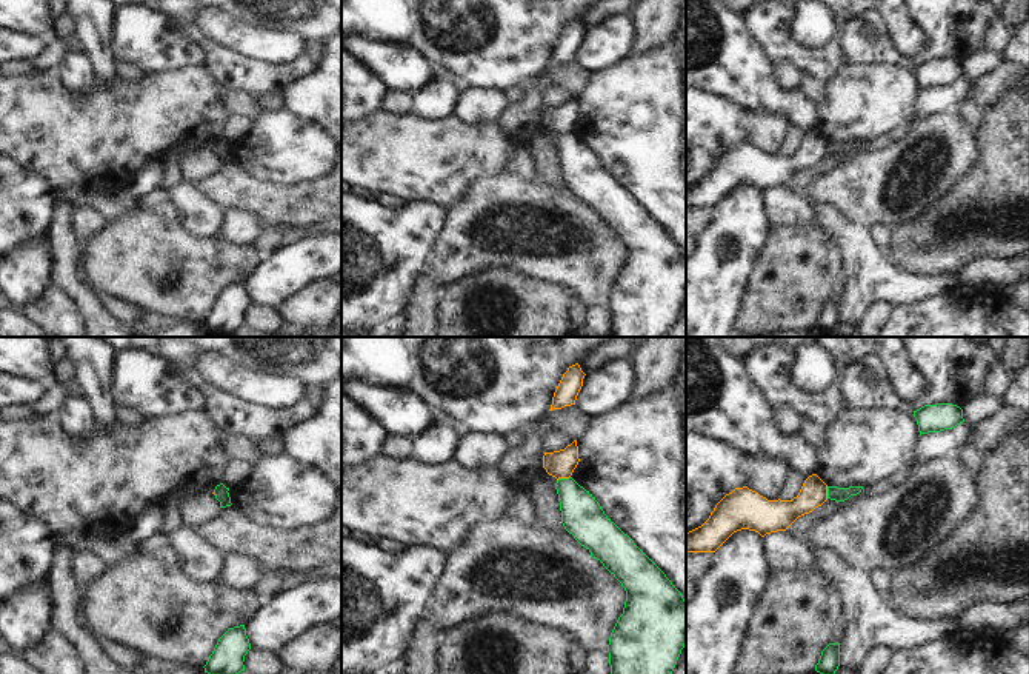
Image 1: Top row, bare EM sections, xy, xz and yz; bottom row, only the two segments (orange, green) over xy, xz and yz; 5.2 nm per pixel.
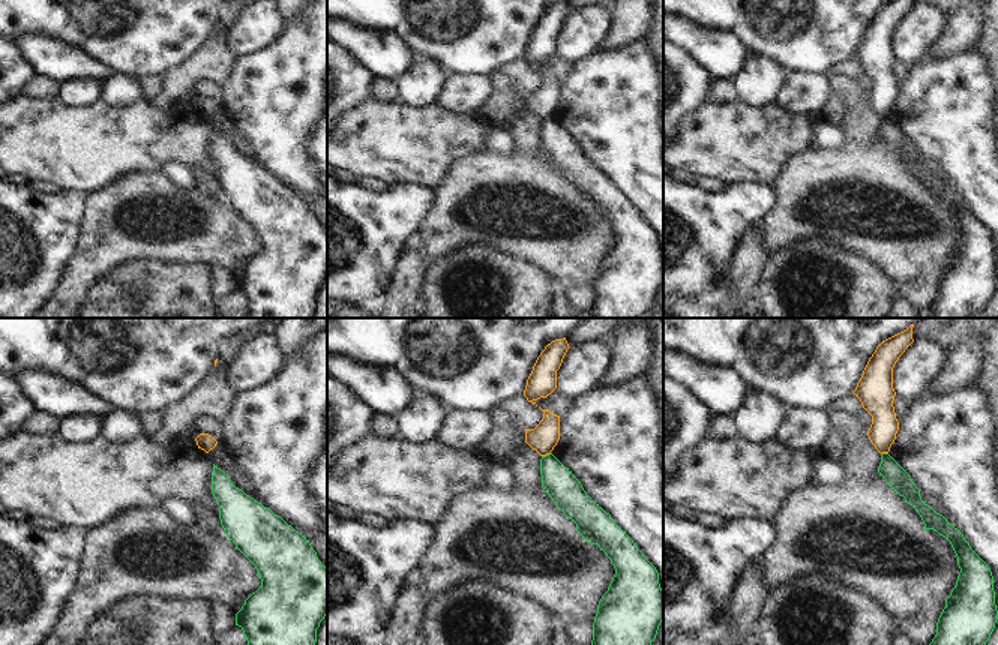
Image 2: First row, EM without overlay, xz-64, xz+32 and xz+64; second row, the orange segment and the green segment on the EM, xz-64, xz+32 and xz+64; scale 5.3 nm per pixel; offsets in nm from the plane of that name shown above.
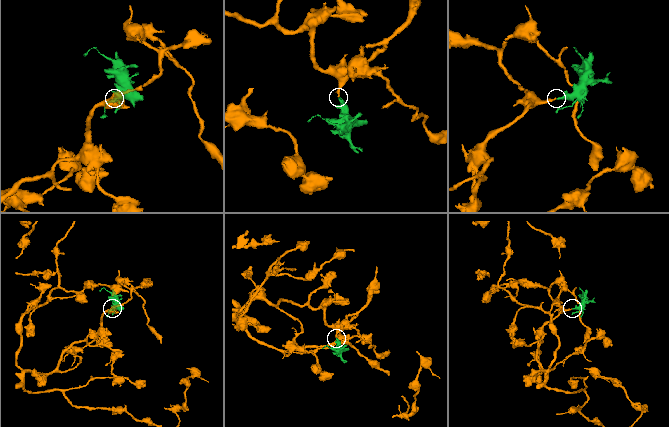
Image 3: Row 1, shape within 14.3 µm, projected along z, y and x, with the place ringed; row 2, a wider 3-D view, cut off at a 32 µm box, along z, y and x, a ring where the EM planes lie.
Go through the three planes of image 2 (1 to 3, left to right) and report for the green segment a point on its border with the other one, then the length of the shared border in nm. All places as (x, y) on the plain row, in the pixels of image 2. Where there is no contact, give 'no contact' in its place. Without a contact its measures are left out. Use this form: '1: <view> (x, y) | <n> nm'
1: no contact
2: xz+32 (545, 119) | 50 nm
3: xz+64 (884, 116) | 40 nm

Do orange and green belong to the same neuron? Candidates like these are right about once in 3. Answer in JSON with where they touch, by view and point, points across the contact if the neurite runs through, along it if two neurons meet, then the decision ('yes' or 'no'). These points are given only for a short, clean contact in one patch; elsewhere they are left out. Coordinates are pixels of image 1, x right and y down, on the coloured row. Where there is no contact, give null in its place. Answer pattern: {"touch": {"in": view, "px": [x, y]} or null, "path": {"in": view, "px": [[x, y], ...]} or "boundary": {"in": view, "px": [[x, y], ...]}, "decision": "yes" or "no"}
{"touch": {"in": "xz", "px": [563, 477]}, "boundary": {"in": "xz", "px": [[569, 476], [557, 480]]}, "decision": "no"}

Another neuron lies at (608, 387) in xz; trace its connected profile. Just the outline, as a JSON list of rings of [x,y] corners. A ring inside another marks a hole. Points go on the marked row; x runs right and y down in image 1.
[[[629,359],[606,362],[584,375],[575,406],[589,417],[614,411],[631,399],[634,385]]]

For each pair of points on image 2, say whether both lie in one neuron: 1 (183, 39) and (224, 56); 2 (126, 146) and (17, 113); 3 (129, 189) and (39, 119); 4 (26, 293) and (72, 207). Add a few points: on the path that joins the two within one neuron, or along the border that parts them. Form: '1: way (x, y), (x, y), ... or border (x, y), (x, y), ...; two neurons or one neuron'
1: border (215, 30), (177, 66); two neurons
2: way (99, 144), (59, 144), (44, 138); one neuron
3: border (150, 171), (125, 173), (104, 188), (84, 195); two neurons
4: way (39, 272), (45, 263), (45, 234), (51, 228); one neuron

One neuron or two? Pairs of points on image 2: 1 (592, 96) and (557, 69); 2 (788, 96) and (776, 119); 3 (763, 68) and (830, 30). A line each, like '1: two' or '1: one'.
1: two
2: two
3: two

